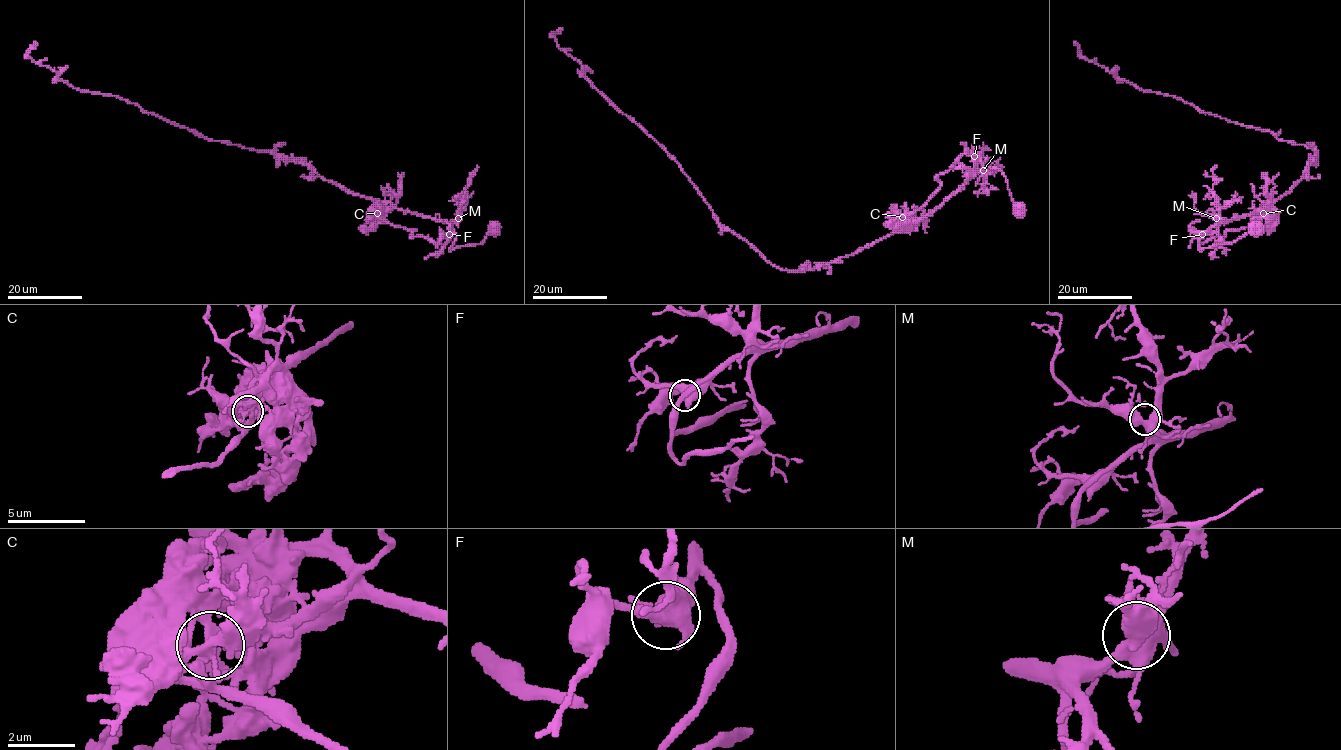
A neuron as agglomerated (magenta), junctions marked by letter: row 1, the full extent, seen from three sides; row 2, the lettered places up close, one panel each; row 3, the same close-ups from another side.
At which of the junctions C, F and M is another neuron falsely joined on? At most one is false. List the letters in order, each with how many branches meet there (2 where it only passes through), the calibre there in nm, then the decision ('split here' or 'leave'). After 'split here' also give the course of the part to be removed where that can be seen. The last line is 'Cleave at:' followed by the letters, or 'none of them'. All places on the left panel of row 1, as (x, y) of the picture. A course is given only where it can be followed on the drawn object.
C: 4 | 280 nm | split here | (378, 213), (378, 218), (395, 226), (415, 229), (412, 238), (425, 236), (441, 244)
F: 4 | 500 nm | leave
M: 5 | 550 nm | leave
Cleave at: C

